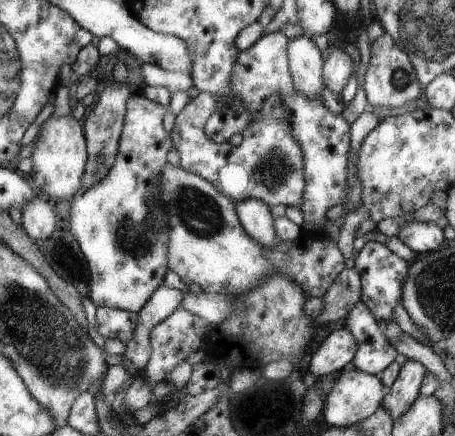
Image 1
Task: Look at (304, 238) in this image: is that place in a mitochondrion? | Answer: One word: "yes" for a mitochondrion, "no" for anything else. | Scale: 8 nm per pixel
no

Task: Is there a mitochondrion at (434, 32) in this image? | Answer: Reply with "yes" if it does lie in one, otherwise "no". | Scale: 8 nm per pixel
yes

